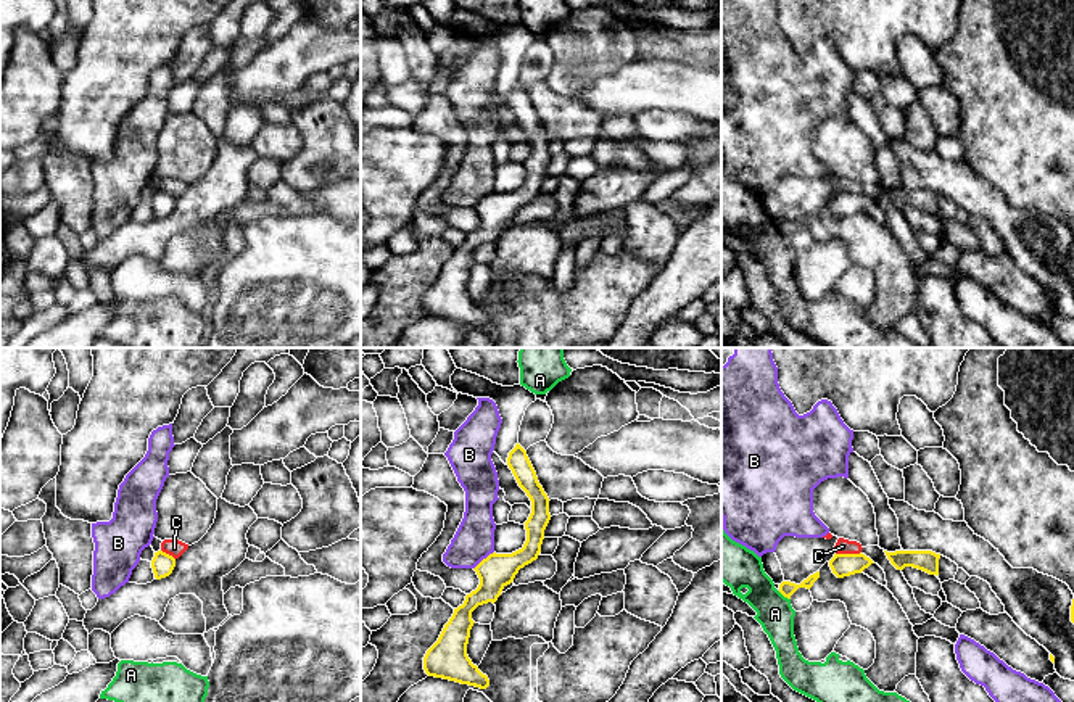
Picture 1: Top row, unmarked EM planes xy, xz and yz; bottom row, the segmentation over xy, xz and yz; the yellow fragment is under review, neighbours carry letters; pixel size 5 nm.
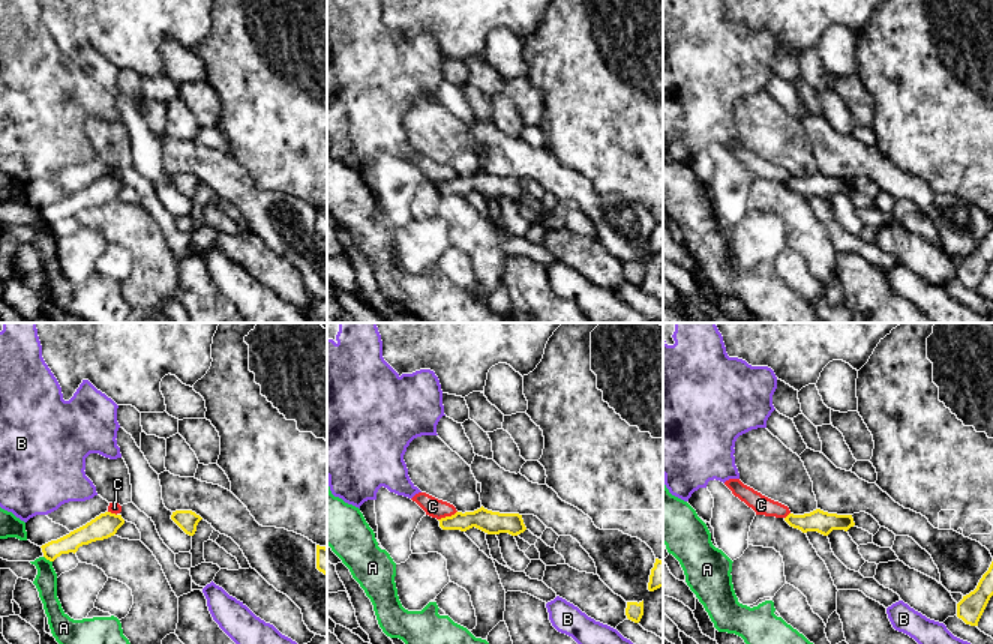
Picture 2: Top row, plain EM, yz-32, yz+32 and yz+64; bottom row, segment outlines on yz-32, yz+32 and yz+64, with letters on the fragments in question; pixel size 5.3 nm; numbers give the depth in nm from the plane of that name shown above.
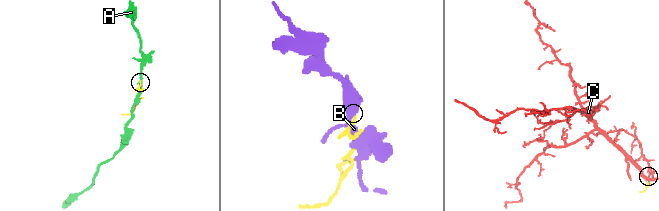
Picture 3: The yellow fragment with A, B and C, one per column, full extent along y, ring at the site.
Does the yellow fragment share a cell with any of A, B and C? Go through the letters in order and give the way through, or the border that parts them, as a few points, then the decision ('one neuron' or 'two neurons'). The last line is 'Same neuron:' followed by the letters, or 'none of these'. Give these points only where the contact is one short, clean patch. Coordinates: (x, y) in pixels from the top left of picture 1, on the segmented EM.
A: two neurons
B: two neurons
C: two neurons
Same neuron: none of these

